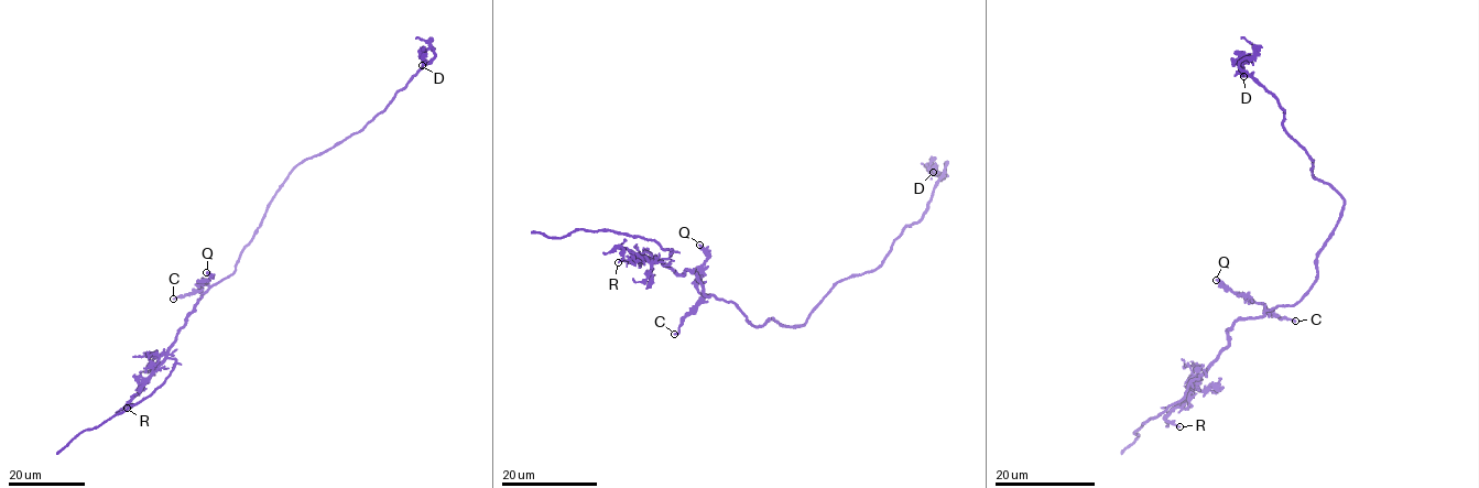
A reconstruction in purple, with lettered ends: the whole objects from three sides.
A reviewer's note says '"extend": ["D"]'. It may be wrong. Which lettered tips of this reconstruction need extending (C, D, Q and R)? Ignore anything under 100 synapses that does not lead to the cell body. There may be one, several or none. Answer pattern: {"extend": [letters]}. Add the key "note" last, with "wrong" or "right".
{"extend": [], "note": "wrong"}

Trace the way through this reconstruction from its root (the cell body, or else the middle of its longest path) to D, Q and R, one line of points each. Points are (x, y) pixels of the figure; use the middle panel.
D: (762, 325), (772, 318), (804, 325), (837, 282), (878, 268), (904, 227), (925, 212), (946, 162), (933, 172)
Q: (762, 325), (756, 327), (733, 303), (698, 291), (697, 281), (707, 257), (699, 245)
R: (762, 325), (750, 323), (733, 303), (706, 295), (694, 272), (680, 275), (620, 246), (618, 262)

